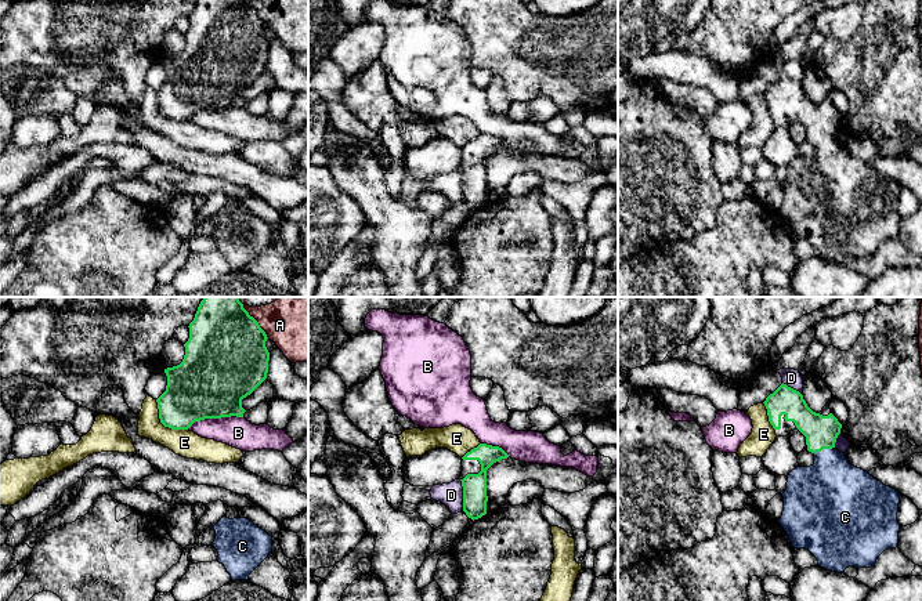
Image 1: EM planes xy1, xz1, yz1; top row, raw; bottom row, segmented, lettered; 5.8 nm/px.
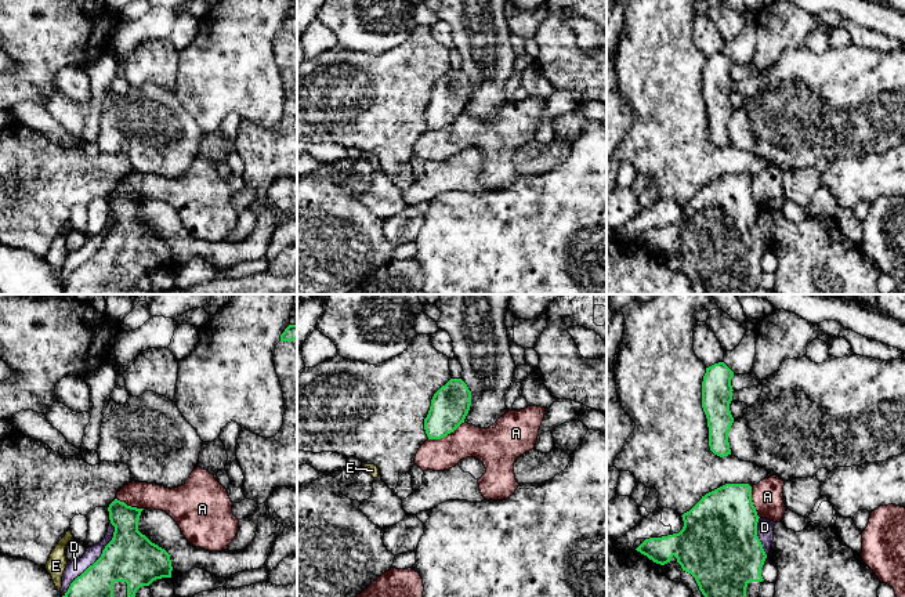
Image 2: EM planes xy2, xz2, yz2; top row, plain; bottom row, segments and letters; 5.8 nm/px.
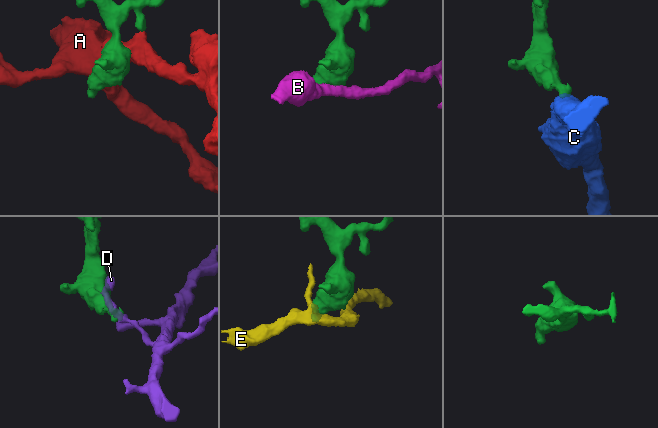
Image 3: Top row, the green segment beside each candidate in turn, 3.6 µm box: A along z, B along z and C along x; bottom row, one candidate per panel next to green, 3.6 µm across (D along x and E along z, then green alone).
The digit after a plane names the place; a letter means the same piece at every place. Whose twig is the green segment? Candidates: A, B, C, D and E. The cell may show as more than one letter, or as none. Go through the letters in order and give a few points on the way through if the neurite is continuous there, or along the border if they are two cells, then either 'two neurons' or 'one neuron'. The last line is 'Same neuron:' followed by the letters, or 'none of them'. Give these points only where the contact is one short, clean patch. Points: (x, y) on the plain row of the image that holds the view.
A: border xz2 (463, 112), (445, 126), (429, 130); two neurons
B: border xy1 (242, 107), (205, 108), (195, 111), (187, 119); two neurons
C: way yz1 (821, 122), (824, 138), (831, 158), (831, 180); one neuron
D: two neurons
E: border xy1 (155, 90), (158, 108), (165, 116), (187, 120); two neurons
Same neuron: C

